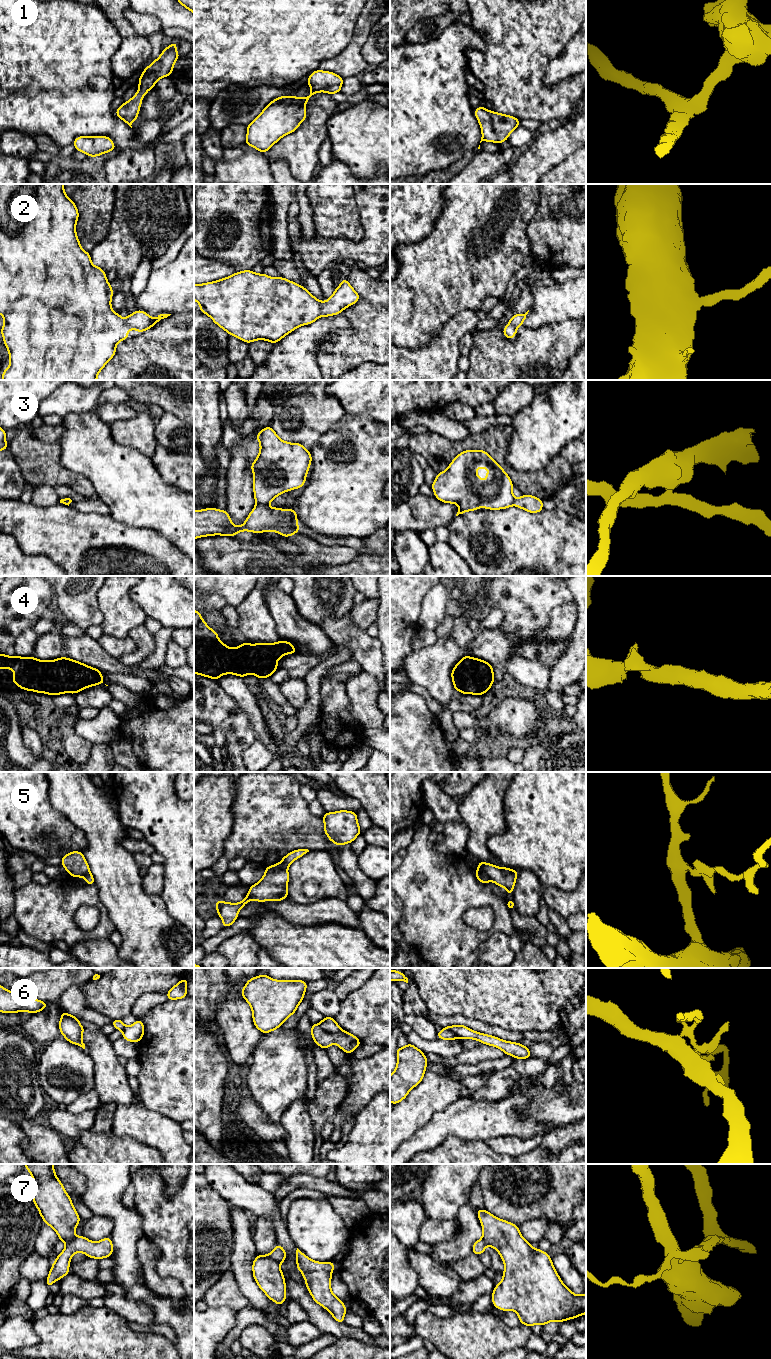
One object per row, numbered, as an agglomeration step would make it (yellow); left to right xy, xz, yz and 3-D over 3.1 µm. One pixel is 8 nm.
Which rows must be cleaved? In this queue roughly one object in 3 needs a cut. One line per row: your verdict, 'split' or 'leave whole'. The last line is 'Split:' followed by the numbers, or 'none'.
1: leave whole
2: leave whole
3: split
4: leave whole
5: split
6: split
7: split
Split: 3, 5, 6, 7

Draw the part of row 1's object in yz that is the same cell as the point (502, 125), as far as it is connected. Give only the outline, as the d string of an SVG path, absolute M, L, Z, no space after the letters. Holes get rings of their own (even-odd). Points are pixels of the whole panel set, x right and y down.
M483 105L475 109L474 114L482 131L480 143L482 141L503 143L520 123L520 119L516 117L489 111Z

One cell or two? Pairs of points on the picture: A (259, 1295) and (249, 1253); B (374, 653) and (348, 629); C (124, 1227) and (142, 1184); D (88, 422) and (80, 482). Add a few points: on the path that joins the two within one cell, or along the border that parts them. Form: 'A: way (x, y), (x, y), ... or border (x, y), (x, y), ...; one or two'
A: way (249, 1285), (246, 1282), (246, 1263); one
B: way (368, 649), (354, 635); one
C: border (133, 1207), (141, 1216), (142, 1229); two
D: border (60, 464), (66, 469), (82, 474), (96, 493); two

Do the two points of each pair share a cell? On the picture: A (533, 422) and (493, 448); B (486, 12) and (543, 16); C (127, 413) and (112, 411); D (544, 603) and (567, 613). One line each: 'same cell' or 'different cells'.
A: different cells
B: same cell
C: same cell
D: different cells

